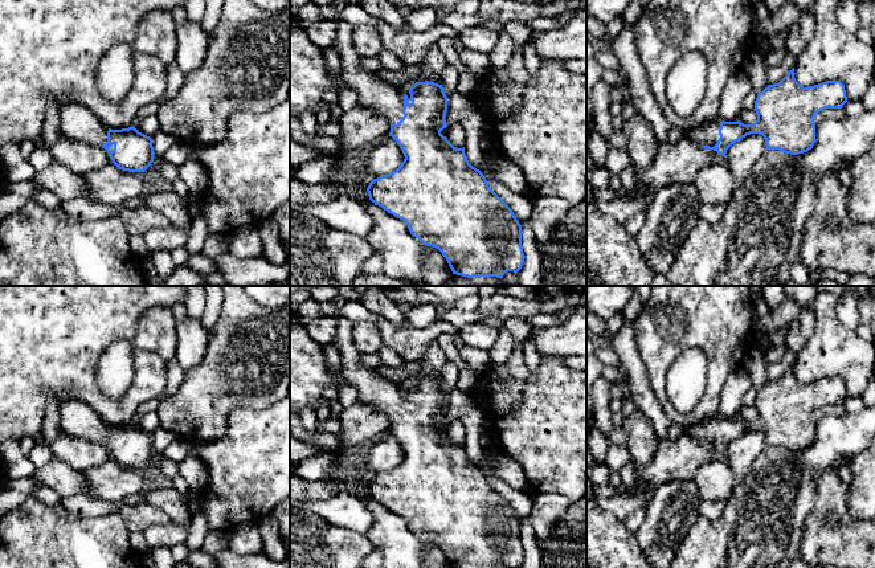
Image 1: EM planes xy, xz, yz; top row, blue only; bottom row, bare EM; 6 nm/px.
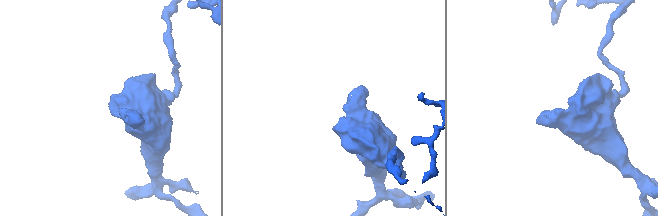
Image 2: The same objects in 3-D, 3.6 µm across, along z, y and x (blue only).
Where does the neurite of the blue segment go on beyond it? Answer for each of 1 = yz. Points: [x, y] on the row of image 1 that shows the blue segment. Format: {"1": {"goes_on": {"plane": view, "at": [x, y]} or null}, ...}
{"1": {"goes_on": {"plane": "yz", "at": [707, 134]}}}

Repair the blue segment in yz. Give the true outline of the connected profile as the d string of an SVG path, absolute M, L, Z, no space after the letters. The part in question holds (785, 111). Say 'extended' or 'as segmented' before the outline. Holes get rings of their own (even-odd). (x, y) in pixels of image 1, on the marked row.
extended; M794 68L774 85L769 85L757 94L755 111L757 120L753 124L741 122L708 122L684 130L684 136L706 150L714 150L725 156L727 150L747 135L759 134L765 139L766 150L780 150L785 154L798 155L807 152L815 143L814 117L825 109L842 109L847 102L845 85L841 81L826 81L804 87L794 78Z

